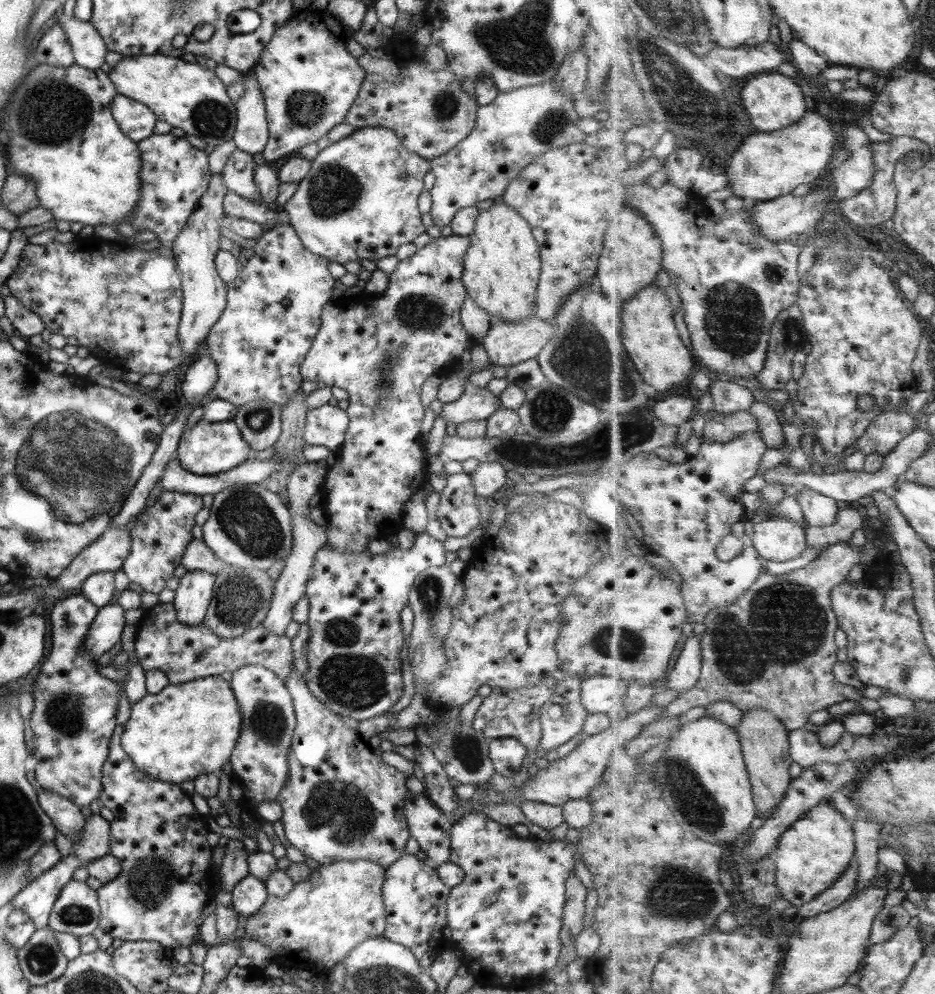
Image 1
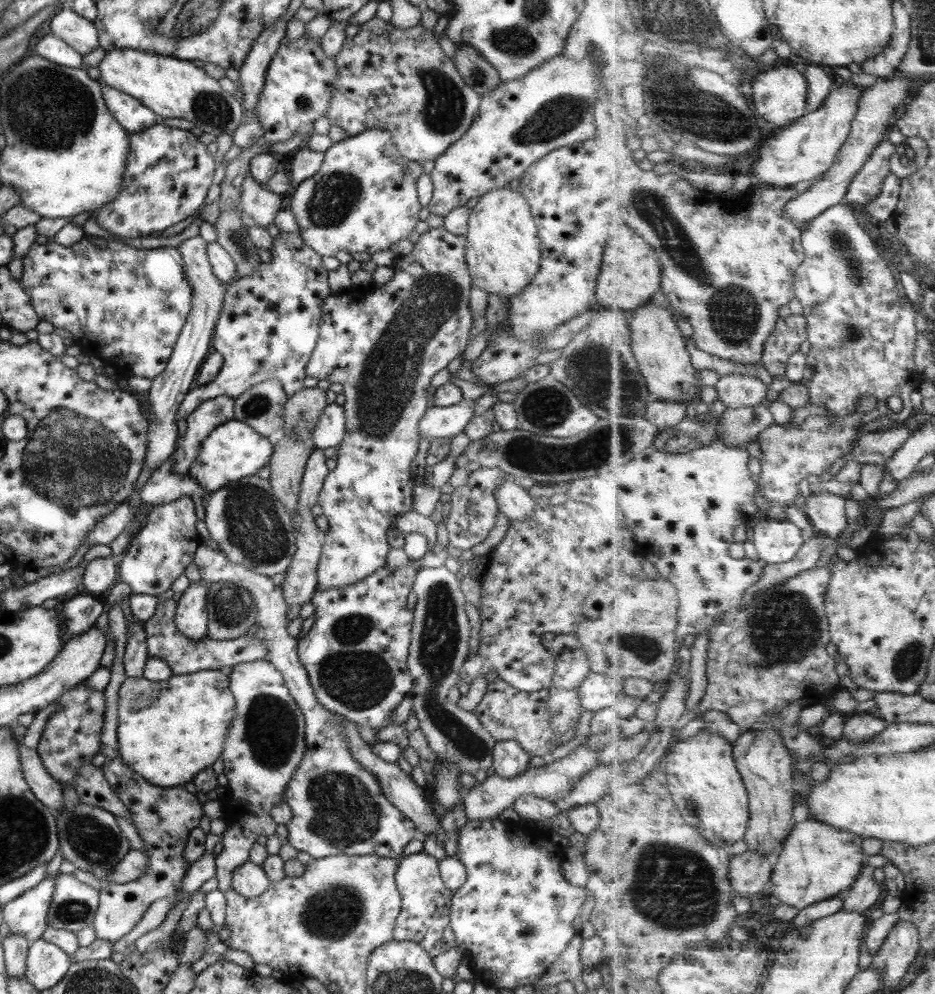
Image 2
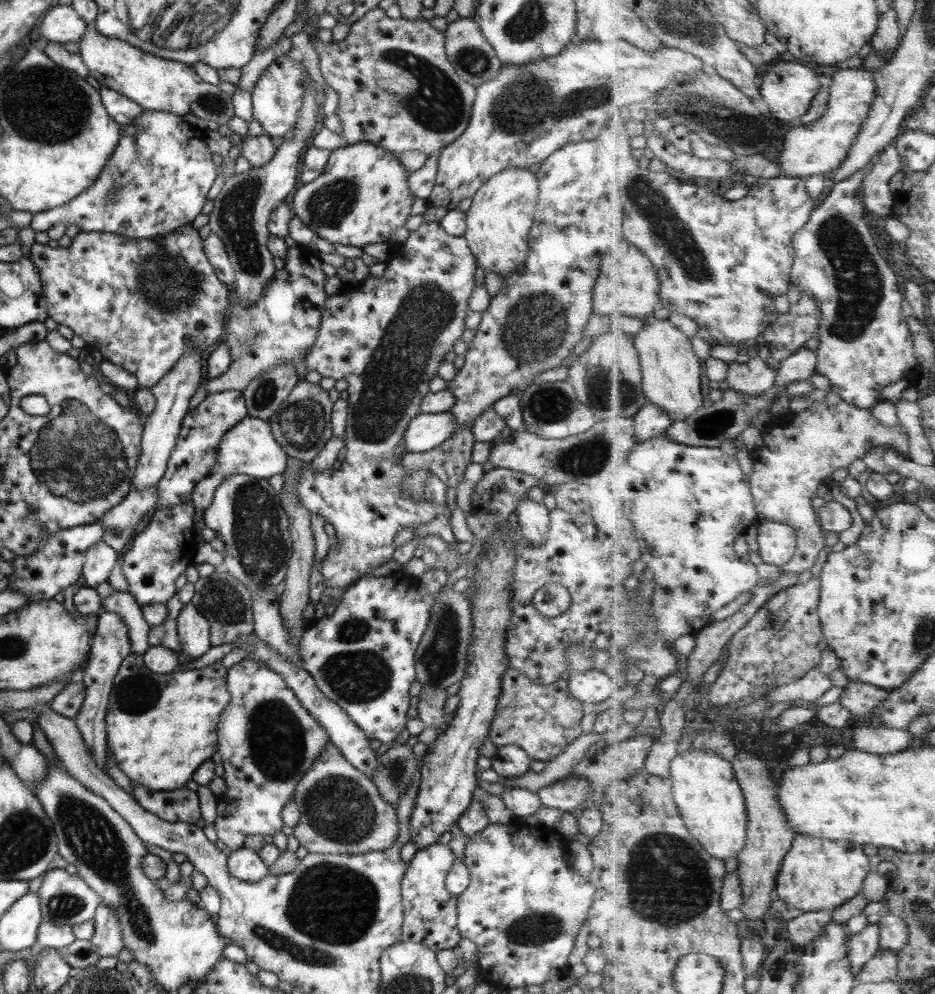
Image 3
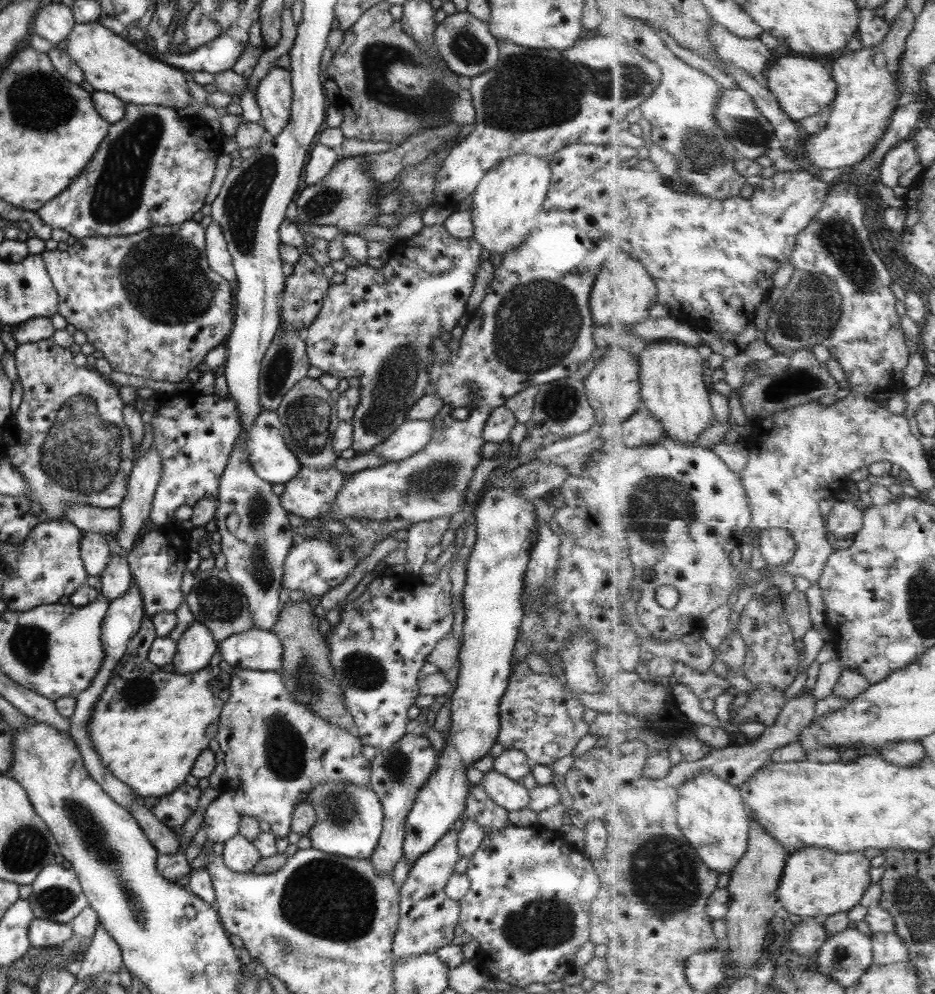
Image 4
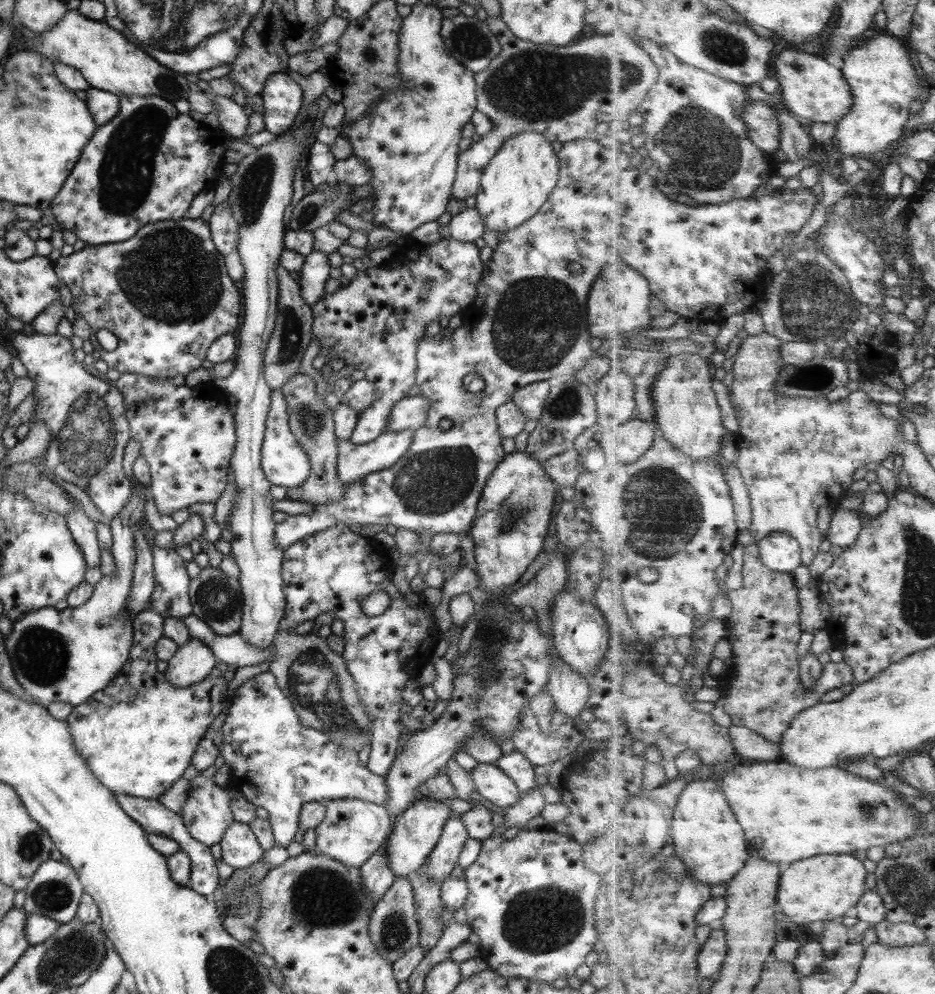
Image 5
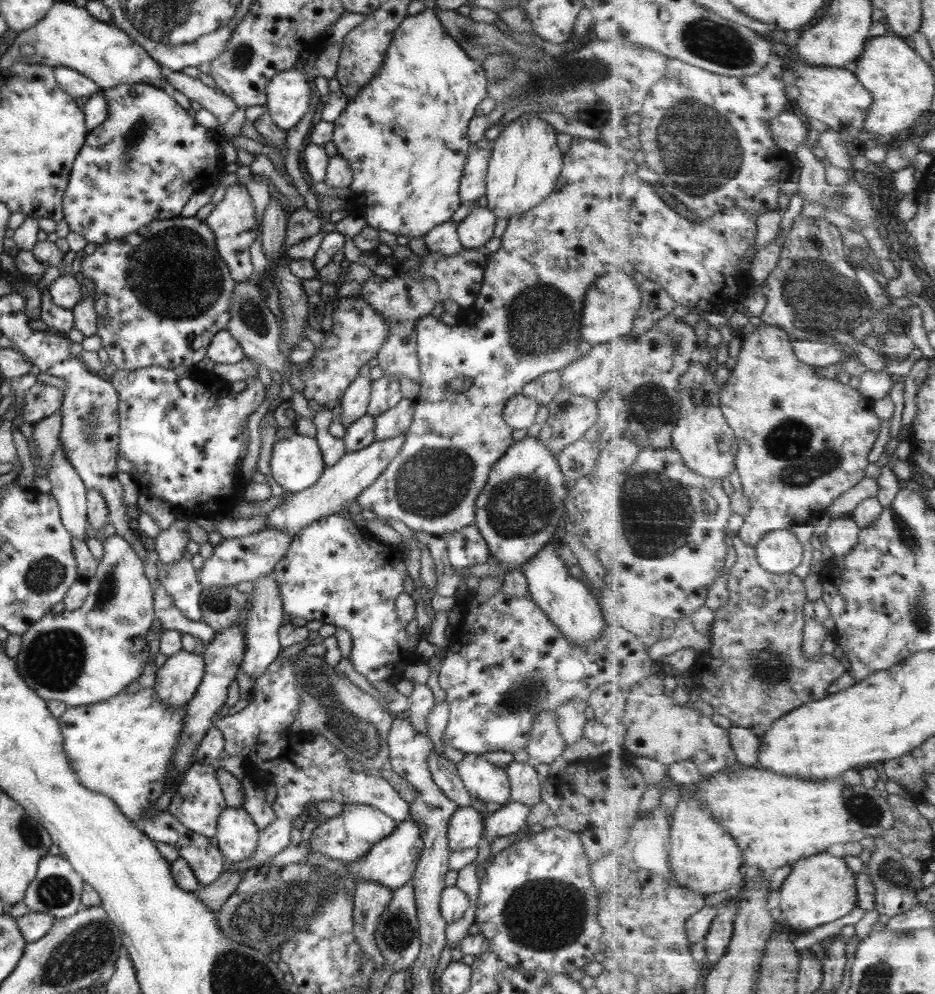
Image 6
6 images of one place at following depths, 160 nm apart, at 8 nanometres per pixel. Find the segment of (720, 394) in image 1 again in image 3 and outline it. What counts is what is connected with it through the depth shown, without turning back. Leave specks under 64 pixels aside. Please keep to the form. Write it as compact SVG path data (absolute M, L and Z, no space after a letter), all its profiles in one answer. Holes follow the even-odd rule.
M754 357L744 363L731 362L725 381L729 388L753 396L776 386L777 377L778 371L771 369L767 365L767 360Z

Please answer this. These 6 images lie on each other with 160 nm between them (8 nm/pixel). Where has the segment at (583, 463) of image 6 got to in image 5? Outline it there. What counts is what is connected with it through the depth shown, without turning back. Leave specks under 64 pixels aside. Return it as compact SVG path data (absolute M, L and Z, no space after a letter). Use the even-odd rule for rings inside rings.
M573 448L544 459L541 466L556 490L573 487L577 476L584 471Z

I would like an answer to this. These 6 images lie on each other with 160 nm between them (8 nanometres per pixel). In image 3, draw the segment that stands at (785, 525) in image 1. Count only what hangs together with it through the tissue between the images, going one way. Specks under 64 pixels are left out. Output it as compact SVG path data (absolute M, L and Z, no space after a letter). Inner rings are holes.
M766 520L757 523L758 553L764 563L785 566L797 549L797 530L787 524Z

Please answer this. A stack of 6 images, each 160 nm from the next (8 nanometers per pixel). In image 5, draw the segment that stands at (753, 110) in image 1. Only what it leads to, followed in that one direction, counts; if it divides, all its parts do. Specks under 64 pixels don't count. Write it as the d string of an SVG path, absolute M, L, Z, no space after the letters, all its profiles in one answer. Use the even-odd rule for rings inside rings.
M782 50L774 61L772 77L779 83L786 108L812 123L838 123L855 103L852 86L841 68L831 66L824 56L804 50Z

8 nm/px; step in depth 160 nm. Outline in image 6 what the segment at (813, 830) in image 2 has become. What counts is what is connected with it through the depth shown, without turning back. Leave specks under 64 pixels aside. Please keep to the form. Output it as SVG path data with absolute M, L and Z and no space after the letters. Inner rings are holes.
M838 851L819 853L793 863L776 899L788 926L803 932L843 919L858 907L859 901L856 874Z

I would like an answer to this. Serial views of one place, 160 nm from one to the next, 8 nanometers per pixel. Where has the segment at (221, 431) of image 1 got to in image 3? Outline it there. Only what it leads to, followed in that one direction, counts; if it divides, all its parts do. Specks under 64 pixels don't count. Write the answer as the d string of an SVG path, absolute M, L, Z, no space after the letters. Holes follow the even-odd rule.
M243 417L221 436L216 447L217 454L211 472L205 474L205 478L197 480L191 492L190 500L193 508L202 512L209 507L212 493L226 477L241 474L266 482L271 476L281 474L287 464L286 452L280 448L267 421L258 418Z

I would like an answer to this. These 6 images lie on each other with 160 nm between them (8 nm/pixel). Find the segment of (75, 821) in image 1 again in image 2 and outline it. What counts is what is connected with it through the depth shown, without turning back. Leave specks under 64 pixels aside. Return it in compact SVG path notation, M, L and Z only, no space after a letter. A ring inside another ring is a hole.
M19 741L17 744L22 777L30 793L52 812L61 810L66 801L61 795L60 784L53 780L46 769L41 766L41 759L37 757L36 749L27 749Z

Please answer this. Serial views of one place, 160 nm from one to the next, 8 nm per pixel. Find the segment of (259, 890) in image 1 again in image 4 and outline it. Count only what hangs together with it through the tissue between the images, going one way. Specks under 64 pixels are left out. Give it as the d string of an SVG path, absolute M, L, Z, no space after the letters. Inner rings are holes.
M239 833L223 843L220 855L223 864L233 872L251 873L260 859L260 854L252 842Z

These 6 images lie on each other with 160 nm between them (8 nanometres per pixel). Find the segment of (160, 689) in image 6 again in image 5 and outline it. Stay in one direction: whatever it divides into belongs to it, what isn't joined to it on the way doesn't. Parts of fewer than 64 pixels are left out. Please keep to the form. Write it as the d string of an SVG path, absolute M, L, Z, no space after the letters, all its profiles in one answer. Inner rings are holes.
M189 637L167 661L165 680L175 688L185 688L206 677L217 660L204 642Z

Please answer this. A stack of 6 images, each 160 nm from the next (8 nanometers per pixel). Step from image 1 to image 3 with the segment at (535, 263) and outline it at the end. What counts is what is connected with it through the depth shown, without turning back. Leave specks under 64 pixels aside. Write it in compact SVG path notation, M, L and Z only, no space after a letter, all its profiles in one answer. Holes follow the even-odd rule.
M506 168L490 176L471 197L470 206L464 212L466 227L462 237L474 256L476 266L485 273L507 277L526 261L536 192L533 168Z

